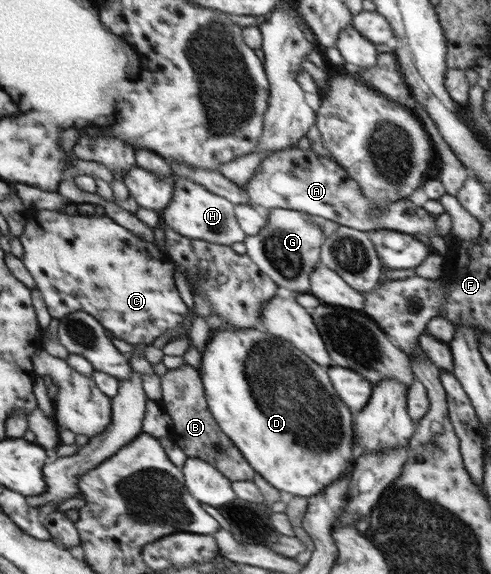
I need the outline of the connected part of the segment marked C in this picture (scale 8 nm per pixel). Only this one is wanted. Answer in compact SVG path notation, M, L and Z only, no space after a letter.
M32 207L23 214L27 224L19 239L25 248L23 262L37 282L37 288L54 318L61 320L66 315L86 311L99 318L116 337L135 345L154 344L156 338L166 336L170 330L184 328L184 322L190 316L190 308L176 286L176 270L171 256L159 250L156 244L143 240L106 214L74 216L54 210L50 210L50 216L42 216L44 212L38 216L34 214L38 214L38 209Z

